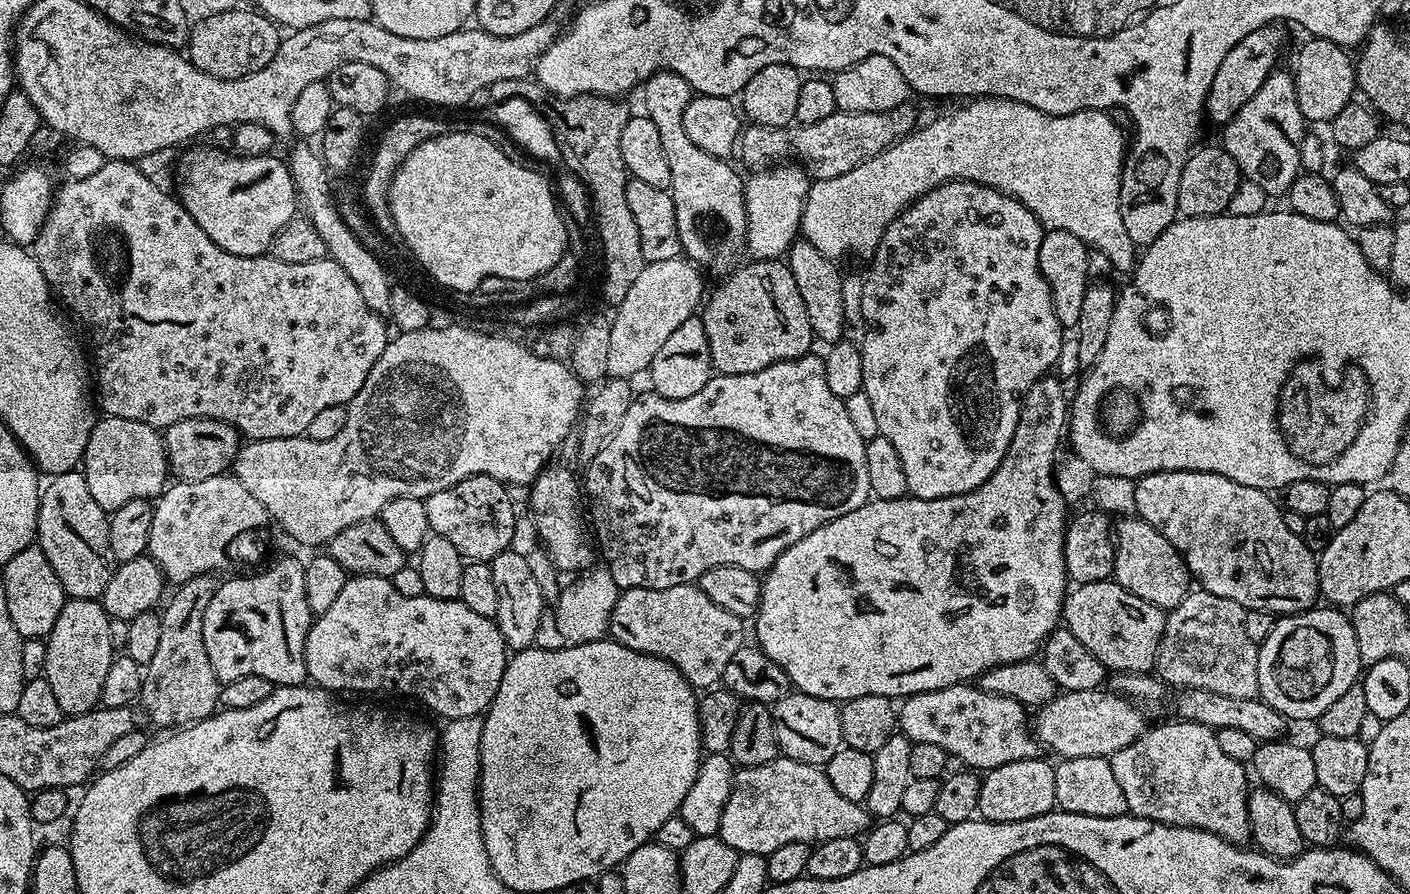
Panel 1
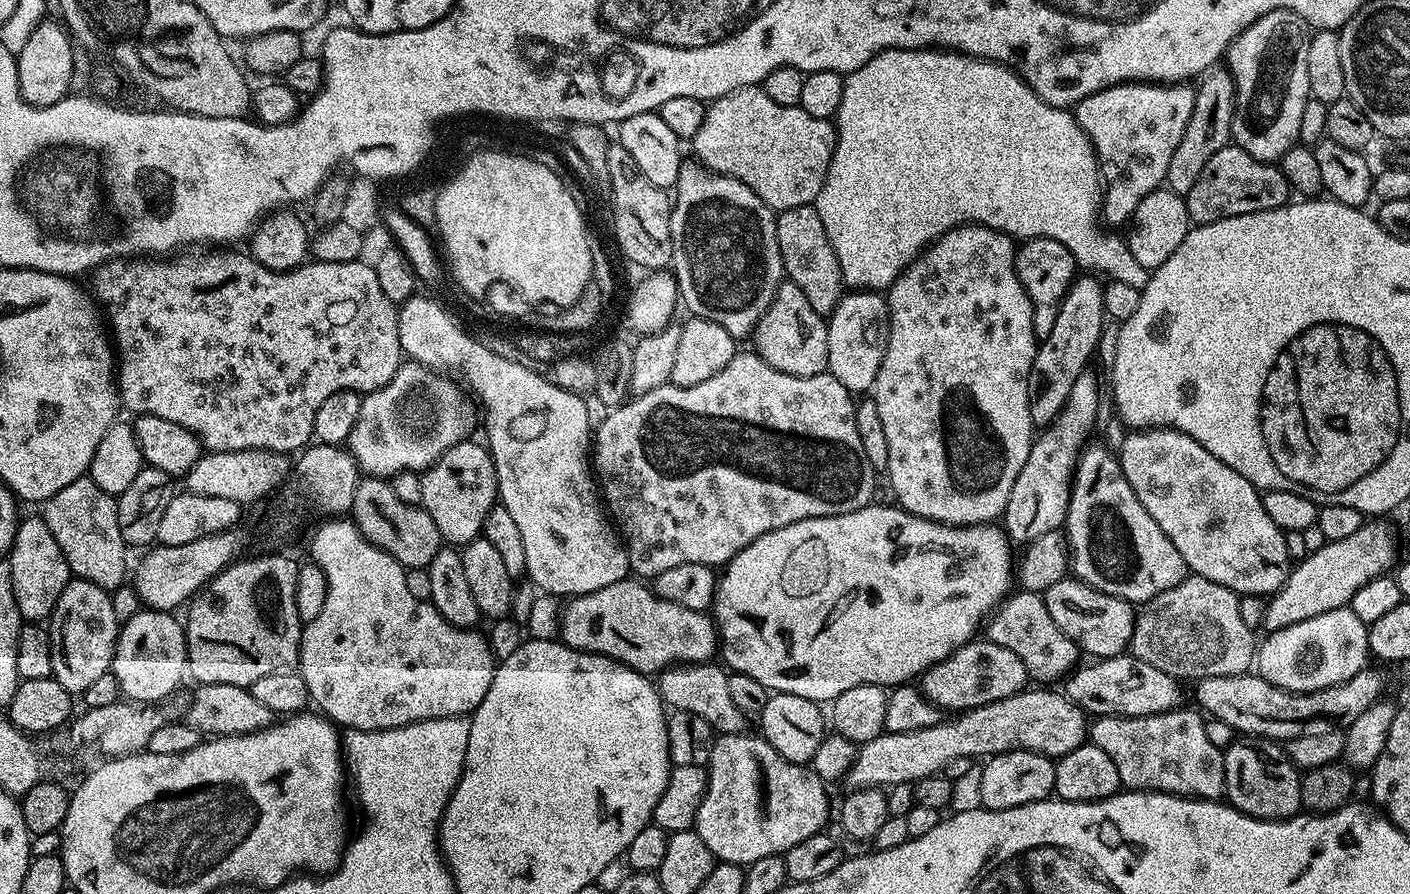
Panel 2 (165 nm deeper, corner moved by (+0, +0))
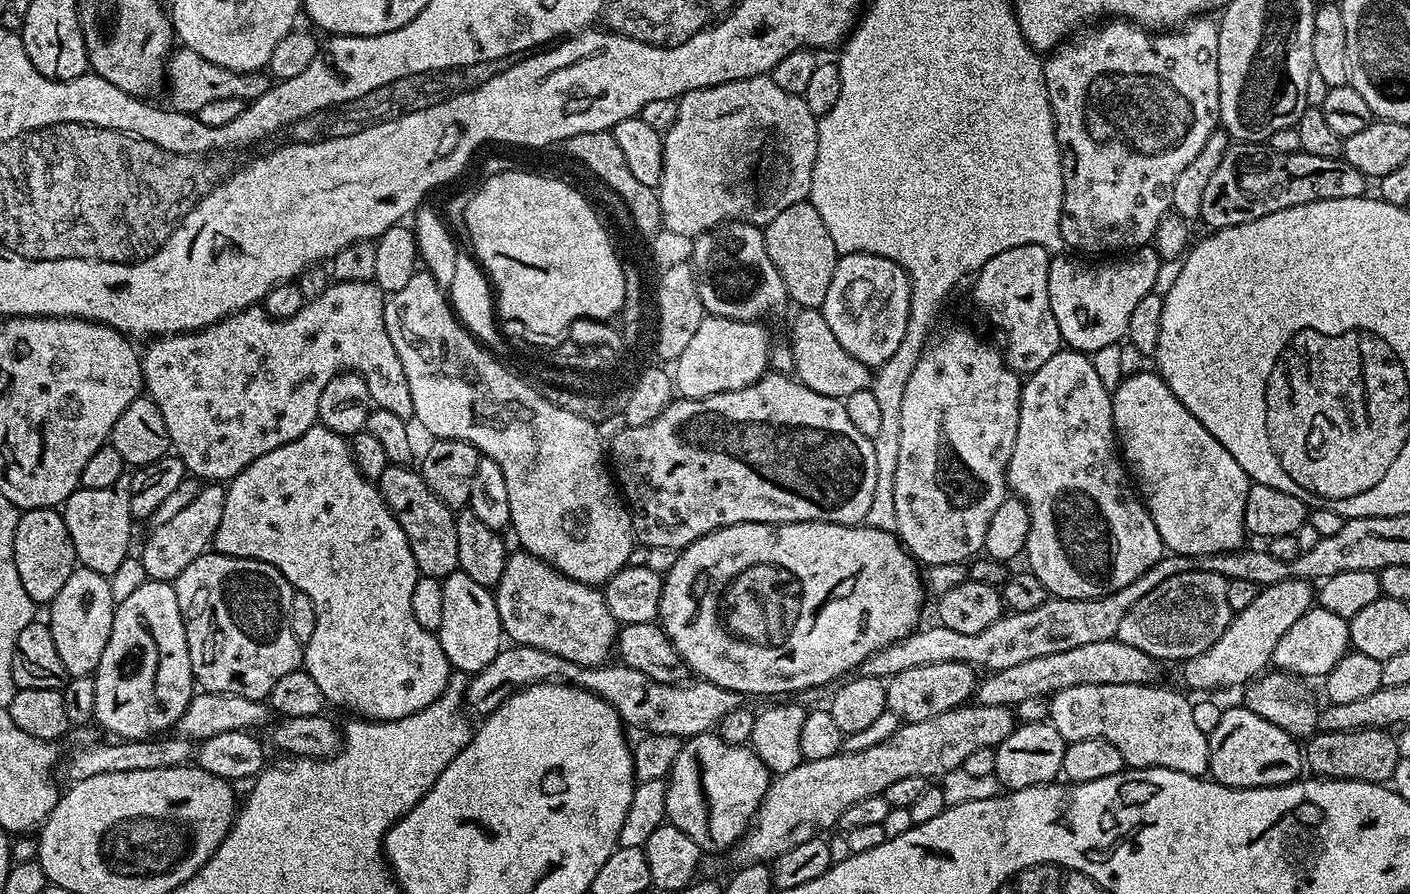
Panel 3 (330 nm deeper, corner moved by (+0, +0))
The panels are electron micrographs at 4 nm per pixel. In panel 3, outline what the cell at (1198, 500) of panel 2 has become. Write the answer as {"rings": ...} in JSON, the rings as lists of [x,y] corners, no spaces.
{"rings":[[[1149,370],[1149,372],[1136,372],[1133,376],[1132,373],[1125,375],[1120,385],[1112,392],[1112,424],[1116,428],[1116,439],[1122,449],[1122,460],[1126,465],[1131,483],[1140,499],[1144,501],[1144,507],[1152,515],[1154,526],[1158,526],[1158,534],[1169,553],[1177,556],[1205,556],[1219,552],[1234,552],[1245,543],[1244,515],[1246,514],[1246,494],[1250,487],[1247,474],[1242,470],[1242,466],[1238,466],[1238,462],[1234,462],[1230,450],[1226,450],[1222,442],[1218,442],[1218,438],[1214,438],[1214,434],[1210,434],[1210,430],[1206,430],[1206,426],[1202,426],[1202,422],[1198,422],[1198,418],[1194,418],[1194,414],[1190,414],[1190,410],[1186,410],[1182,402],[1178,402],[1176,395],[1172,393],[1159,374]]]}

